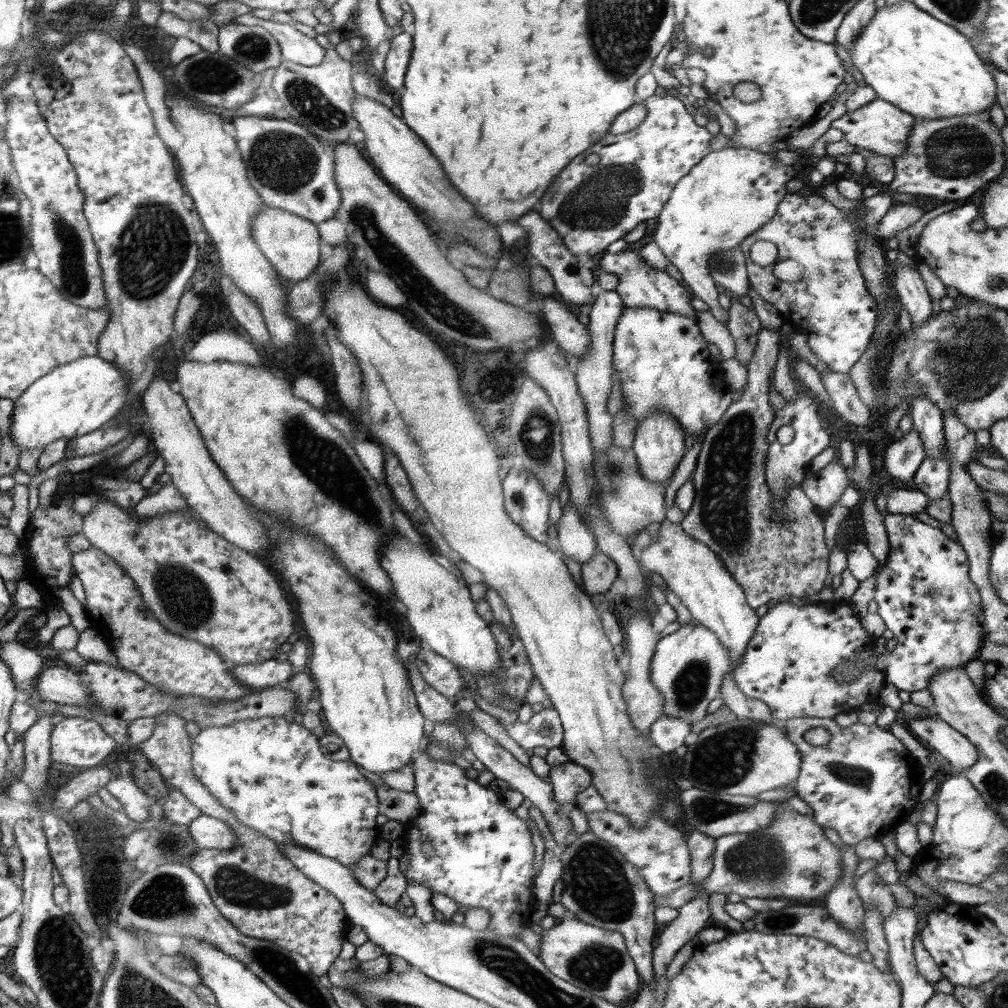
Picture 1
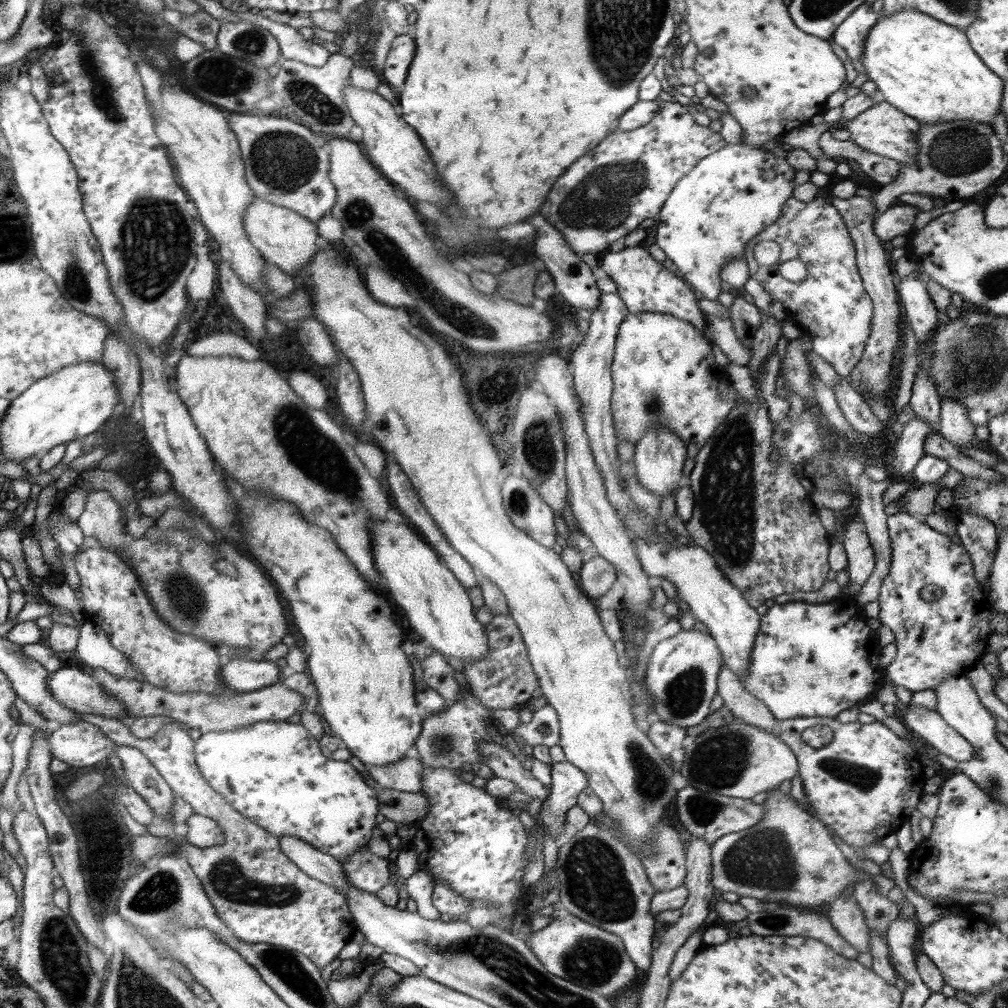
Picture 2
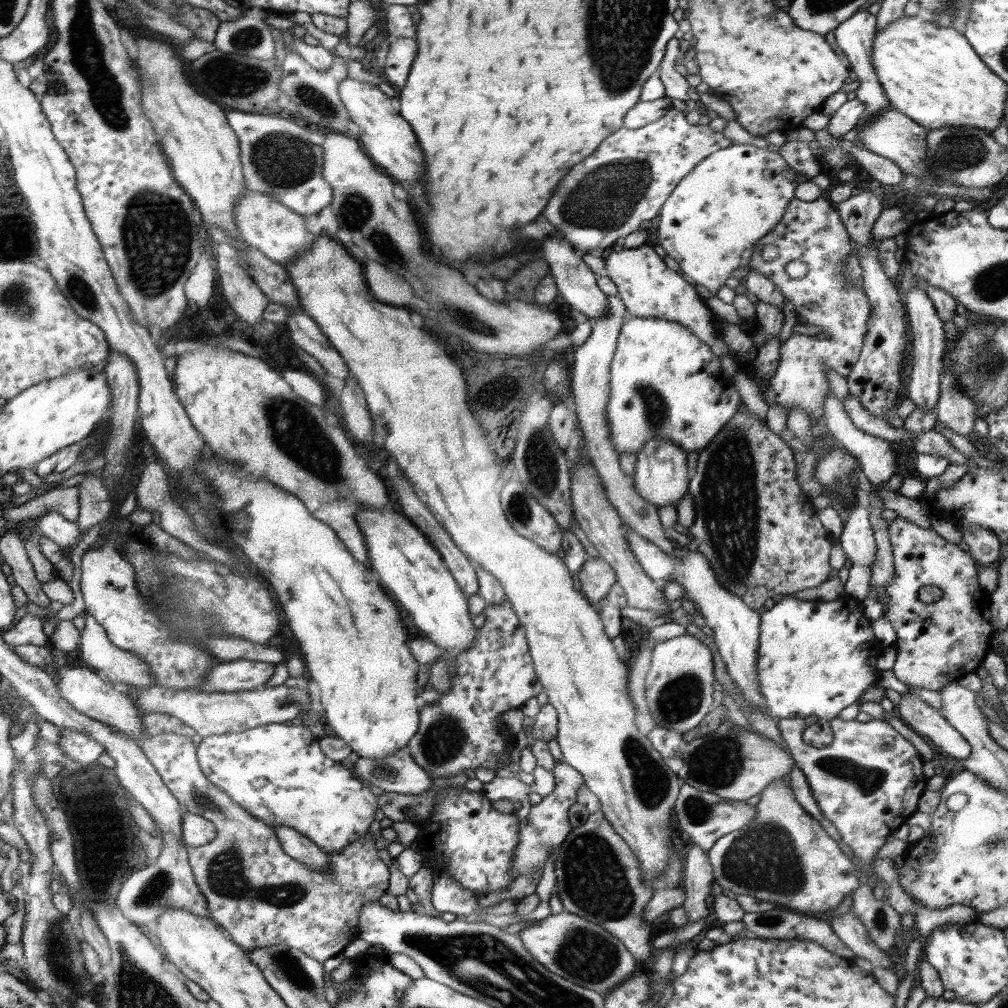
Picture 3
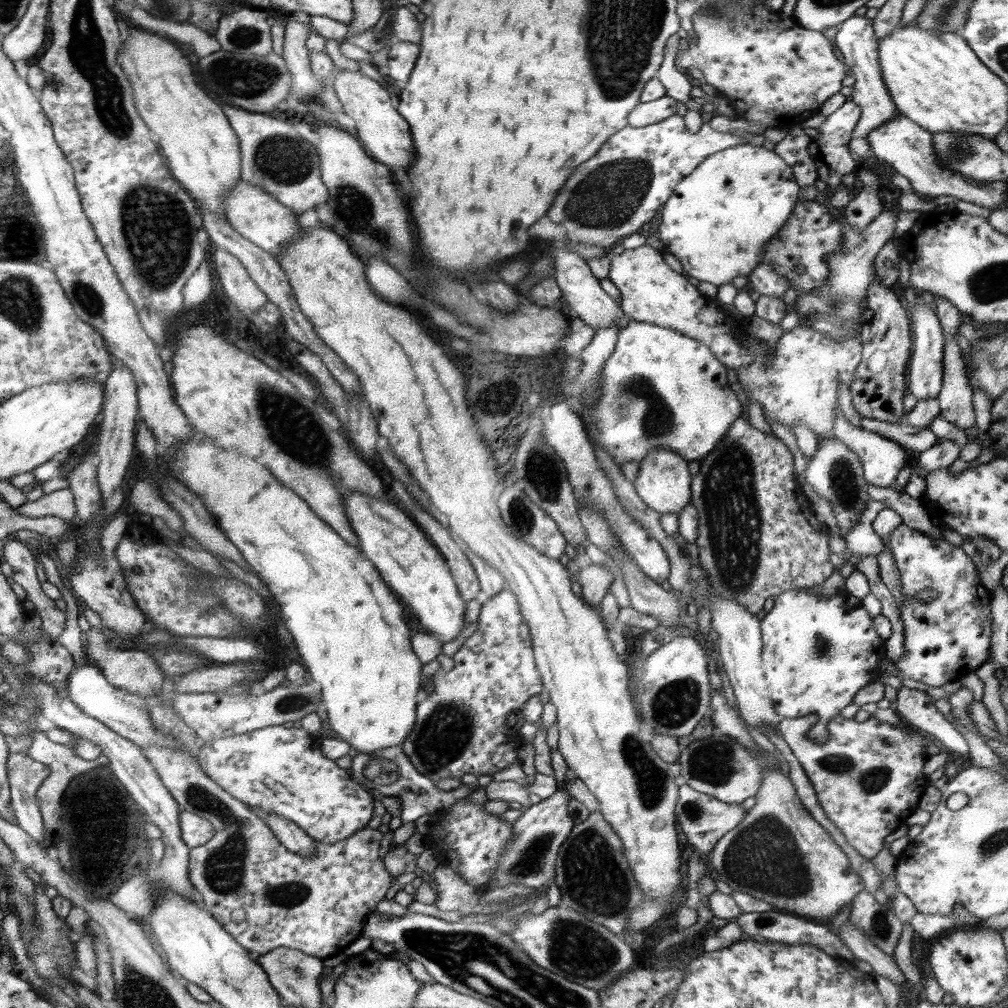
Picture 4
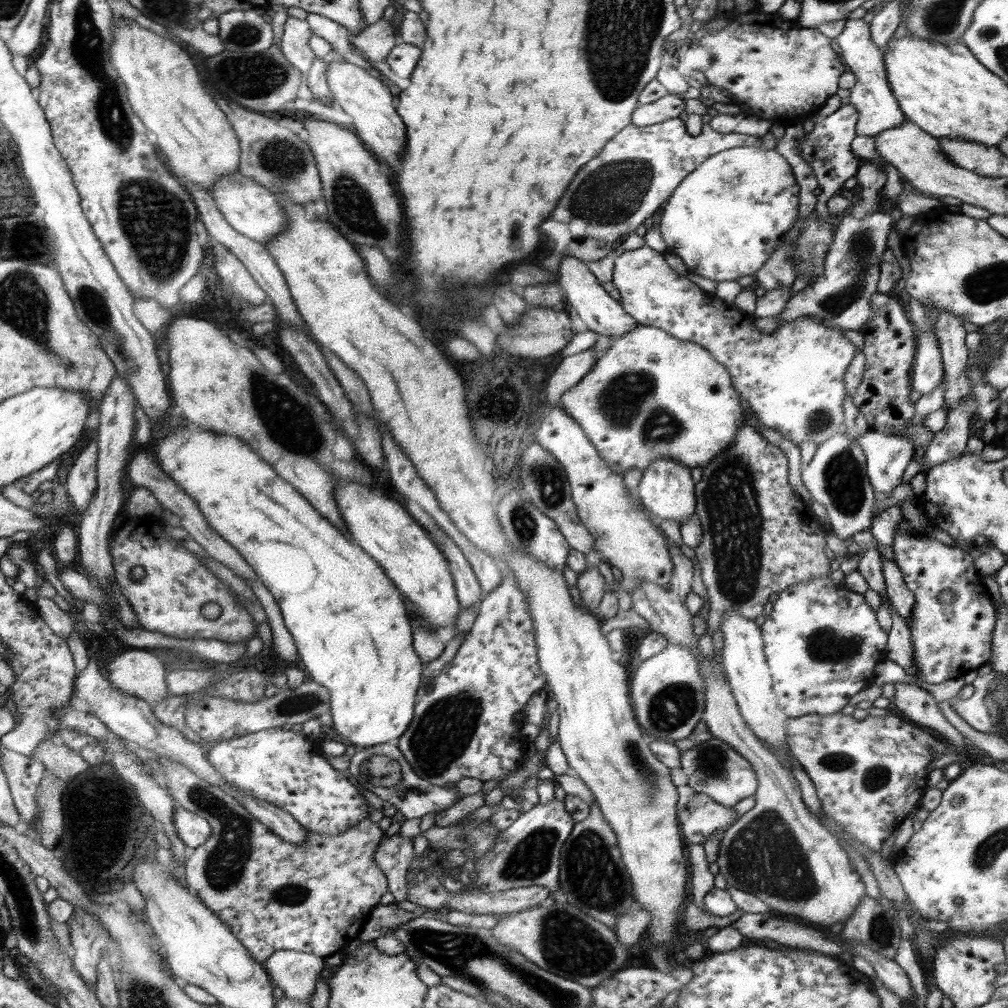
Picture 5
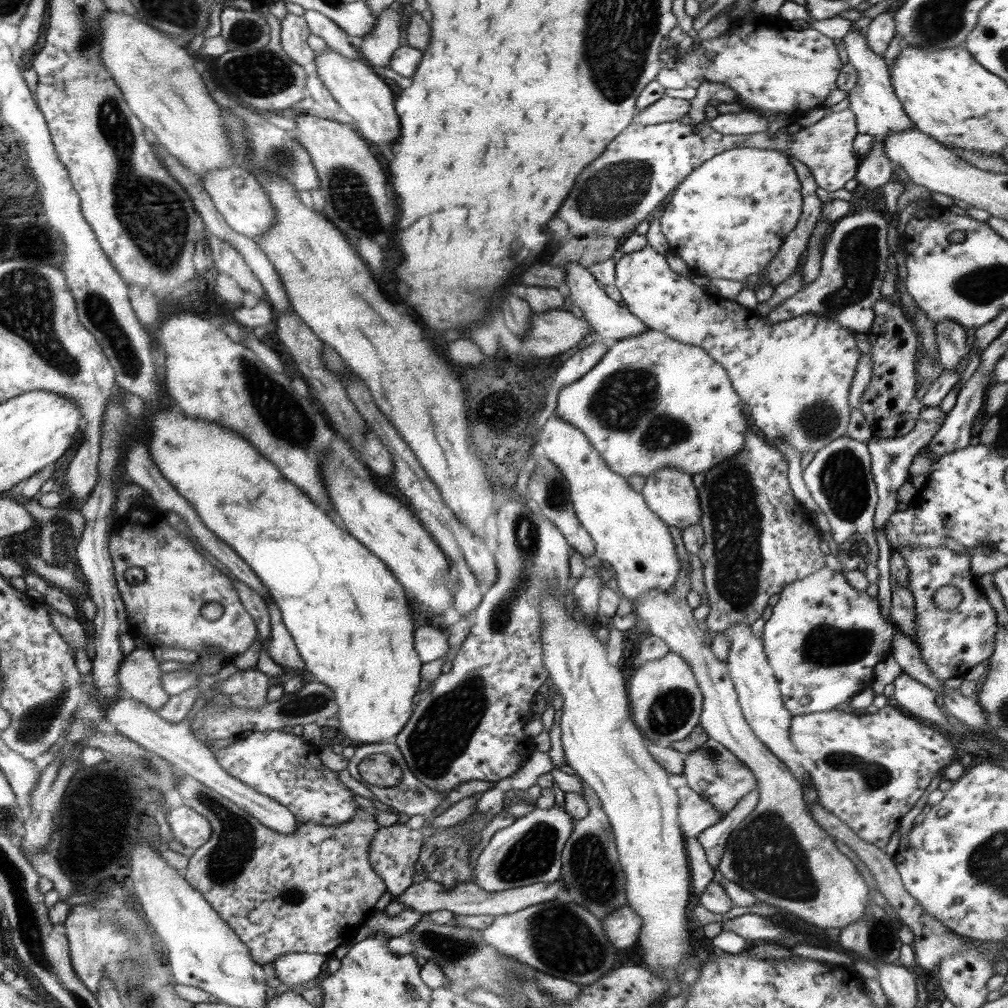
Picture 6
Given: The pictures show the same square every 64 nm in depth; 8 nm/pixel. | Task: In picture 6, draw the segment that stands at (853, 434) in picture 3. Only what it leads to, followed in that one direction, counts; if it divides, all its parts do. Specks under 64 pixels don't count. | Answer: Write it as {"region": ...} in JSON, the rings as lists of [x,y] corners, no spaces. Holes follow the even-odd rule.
{"region":[[[918,420],[915,427],[904,436],[894,436],[892,438],[882,438],[873,434],[869,442],[866,442],[870,452],[869,470],[872,473],[878,502],[875,508],[874,528],[885,528],[888,518],[891,518],[892,513],[896,510],[898,504],[896,494],[898,488],[909,480],[909,472],[914,457],[918,452],[928,446],[935,434],[941,429],[943,422],[927,422]]]}

